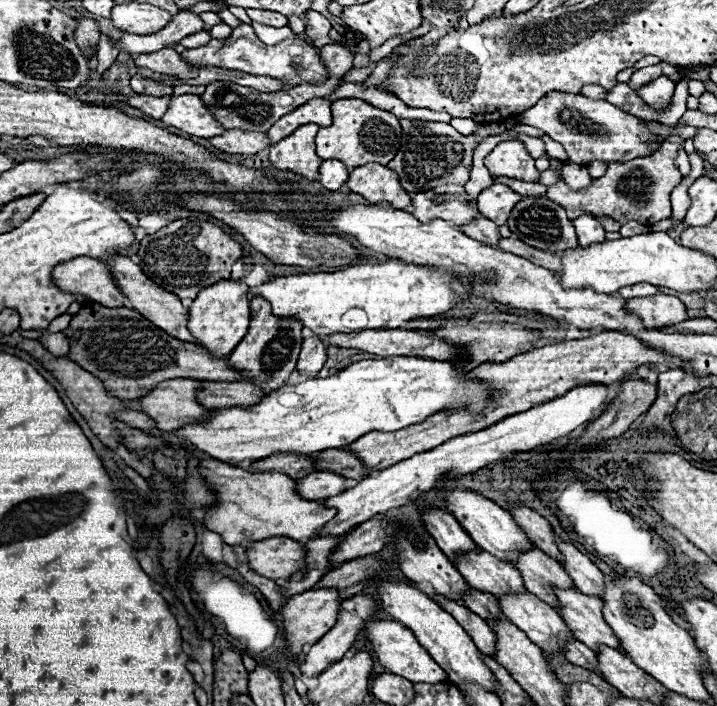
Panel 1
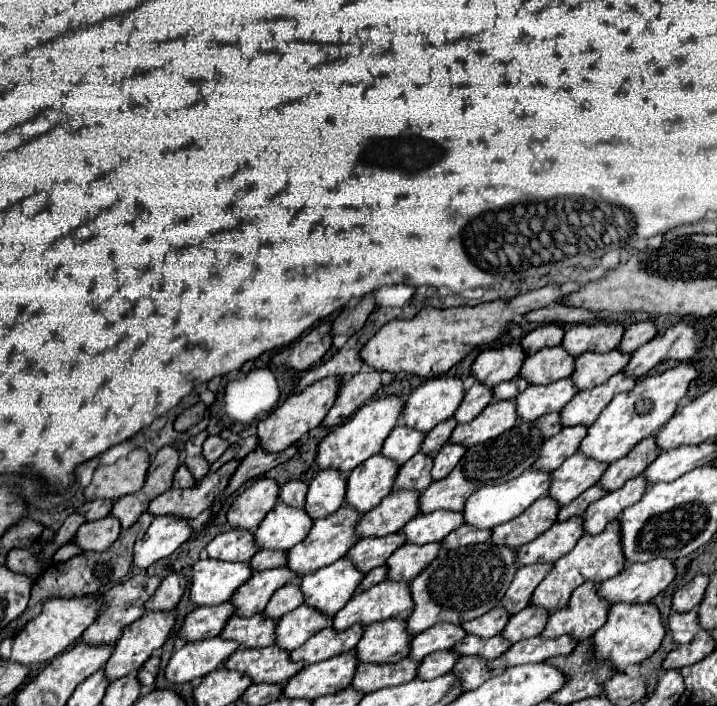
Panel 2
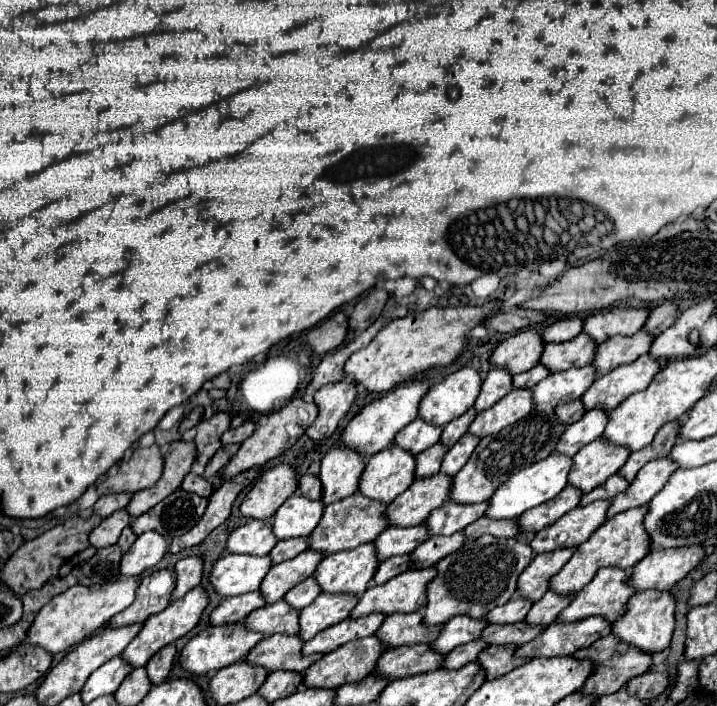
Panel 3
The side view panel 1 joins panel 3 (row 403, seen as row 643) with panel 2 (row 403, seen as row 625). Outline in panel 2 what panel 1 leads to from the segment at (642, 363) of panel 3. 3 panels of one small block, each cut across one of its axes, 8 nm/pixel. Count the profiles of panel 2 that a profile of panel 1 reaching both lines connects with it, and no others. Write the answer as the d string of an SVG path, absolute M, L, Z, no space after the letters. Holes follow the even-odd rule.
M618 372L606 384L600 384L592 390L578 392L568 402L568 406L564 406L564 410L560 410L560 424L562 426L578 426L578 424L590 426L600 416L604 406L612 400L612 396L632 390L634 384L636 384L636 380L626 378L622 372Z

